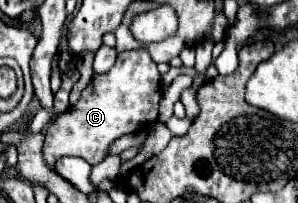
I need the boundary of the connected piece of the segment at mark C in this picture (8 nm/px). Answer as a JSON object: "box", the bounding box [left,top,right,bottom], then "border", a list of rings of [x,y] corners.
{"box":[43,47,161,171],"border":[[[141,47],[119,53],[113,69],[105,75],[93,77],[83,89],[81,99],[49,125],[43,143],[45,165],[55,171],[55,161],[59,157],[81,157],[91,165],[101,163],[115,139],[141,131],[157,119],[161,101],[159,81],[161,75],[147,49]]]}

